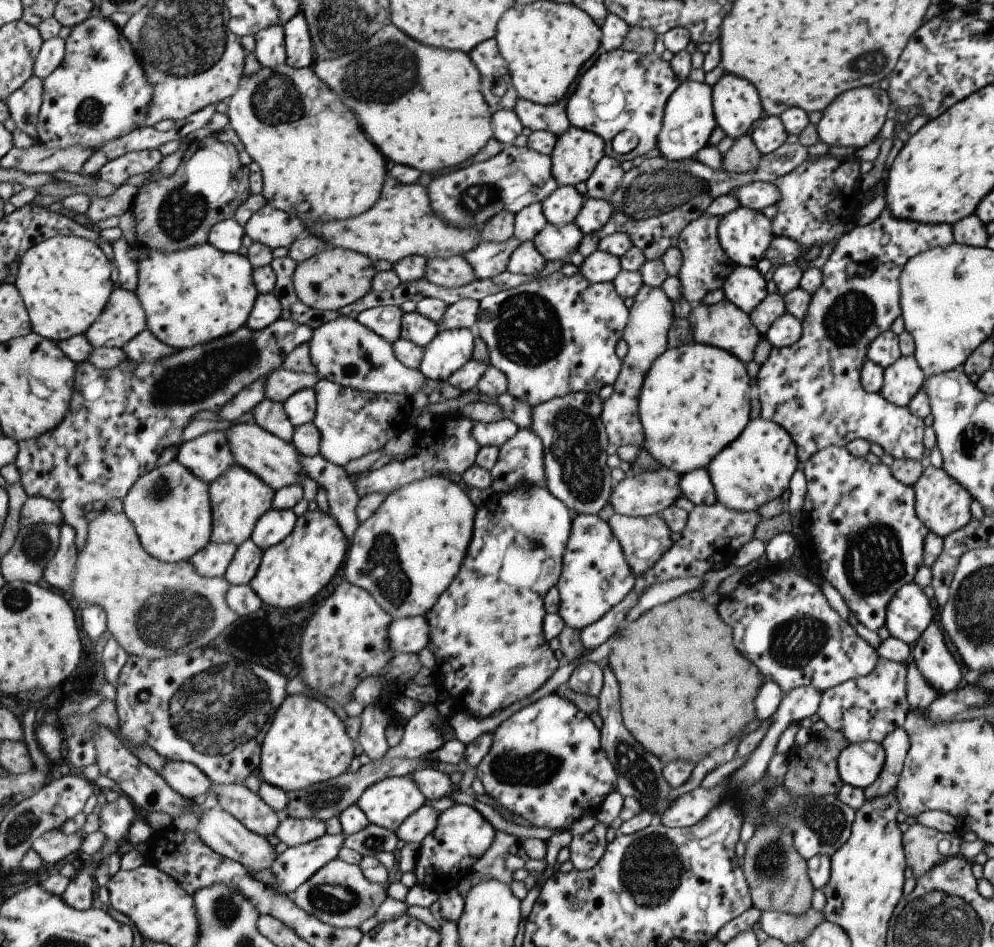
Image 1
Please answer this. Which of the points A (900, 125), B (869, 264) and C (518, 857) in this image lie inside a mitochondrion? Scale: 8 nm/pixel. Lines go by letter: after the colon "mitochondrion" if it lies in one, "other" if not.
A: other
B: other
C: other

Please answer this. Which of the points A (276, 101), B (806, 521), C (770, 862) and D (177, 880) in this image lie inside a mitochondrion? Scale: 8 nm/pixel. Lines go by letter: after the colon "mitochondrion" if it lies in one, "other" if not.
A: mitochondrion
B: other
C: mitochondrion
D: other

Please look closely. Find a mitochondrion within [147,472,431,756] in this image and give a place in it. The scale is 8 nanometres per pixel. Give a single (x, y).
(382, 568)

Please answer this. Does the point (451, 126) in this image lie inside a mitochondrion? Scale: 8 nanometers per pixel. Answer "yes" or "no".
no

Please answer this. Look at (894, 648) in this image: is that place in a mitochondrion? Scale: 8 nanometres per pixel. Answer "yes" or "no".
no

